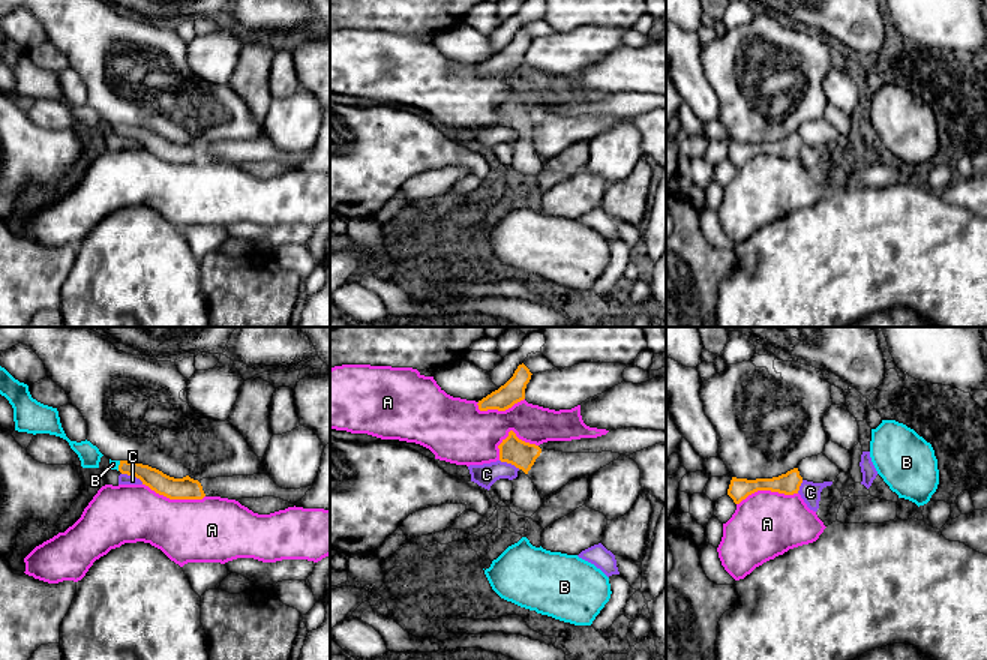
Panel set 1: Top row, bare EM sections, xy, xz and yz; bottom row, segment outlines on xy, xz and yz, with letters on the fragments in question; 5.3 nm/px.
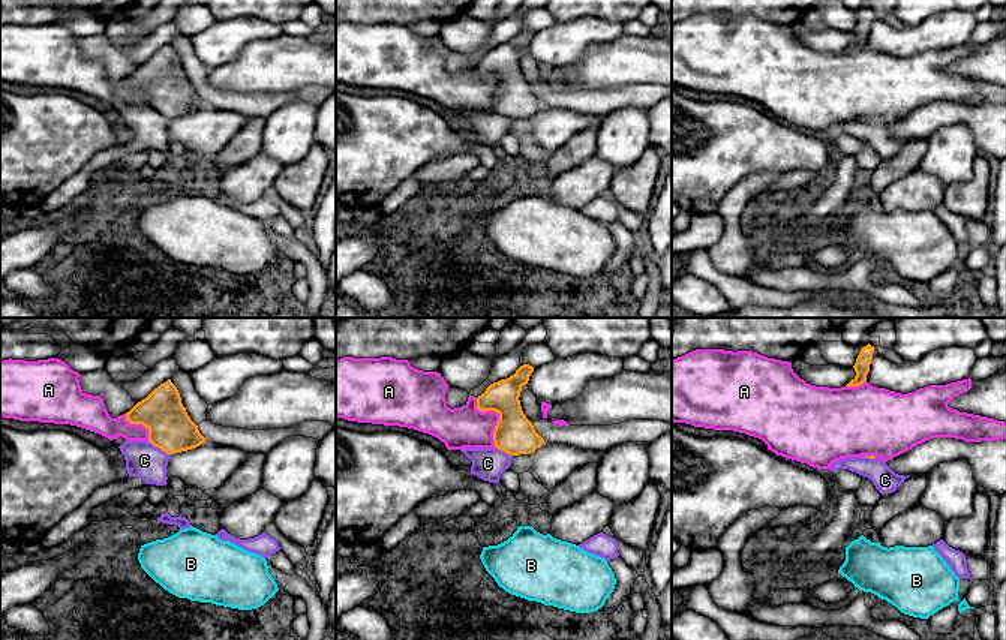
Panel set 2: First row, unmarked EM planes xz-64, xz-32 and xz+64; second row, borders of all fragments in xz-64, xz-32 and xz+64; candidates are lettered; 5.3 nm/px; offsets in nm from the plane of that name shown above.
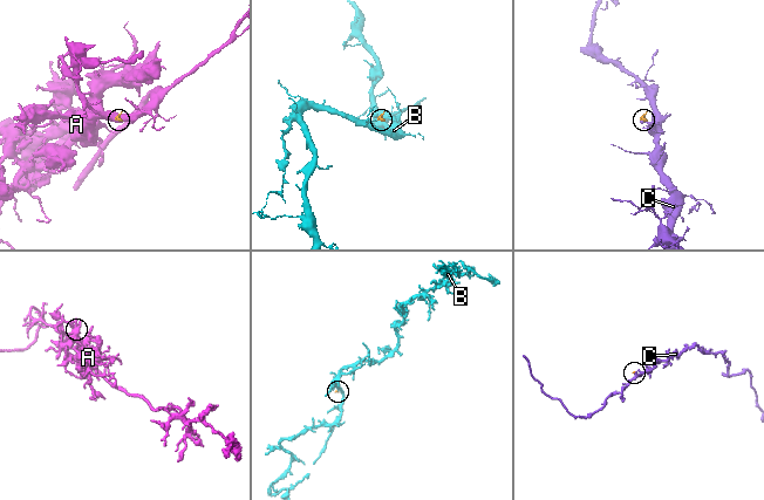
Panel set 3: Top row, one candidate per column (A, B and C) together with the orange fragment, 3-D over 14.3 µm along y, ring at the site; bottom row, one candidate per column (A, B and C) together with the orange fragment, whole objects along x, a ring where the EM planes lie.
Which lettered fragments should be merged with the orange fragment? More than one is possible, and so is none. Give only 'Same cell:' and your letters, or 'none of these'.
Same cell: B

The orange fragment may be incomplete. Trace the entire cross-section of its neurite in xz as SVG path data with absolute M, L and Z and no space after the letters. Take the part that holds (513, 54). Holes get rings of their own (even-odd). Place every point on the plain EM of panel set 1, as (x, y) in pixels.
M522 27L514 34L513 40L501 50L498 54L492 56L482 64L478 64L478 74L488 75L488 74L498 74L506 75L512 72L514 68L525 63L525 52L526 48L531 44L530 33Z

